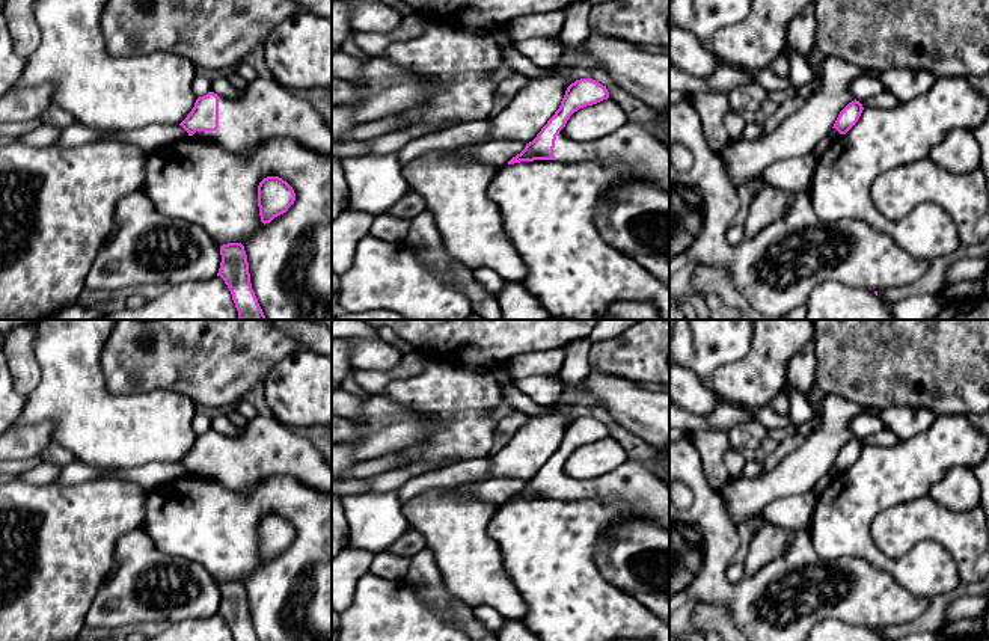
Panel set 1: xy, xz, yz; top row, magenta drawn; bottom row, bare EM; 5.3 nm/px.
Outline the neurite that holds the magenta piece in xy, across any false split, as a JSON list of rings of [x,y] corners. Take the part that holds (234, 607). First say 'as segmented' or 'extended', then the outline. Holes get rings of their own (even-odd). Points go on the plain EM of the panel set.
as segmented; [[[241,581],[220,584],[222,600],[217,614],[228,623],[234,641],[258,641],[250,621],[249,600]]]

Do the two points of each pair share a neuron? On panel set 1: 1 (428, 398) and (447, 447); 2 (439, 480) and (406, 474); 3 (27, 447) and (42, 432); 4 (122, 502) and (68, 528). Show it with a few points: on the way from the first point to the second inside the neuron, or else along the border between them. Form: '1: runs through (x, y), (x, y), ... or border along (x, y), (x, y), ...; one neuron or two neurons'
1: runs through (443, 403), (457, 417), (457, 432); one neuron
2: border along (448, 465), (416, 474), (397, 490); two neurons
3: runs through (30, 444), (39, 435); one neuron
4: runs through (109, 509), (82, 522); one neuron

